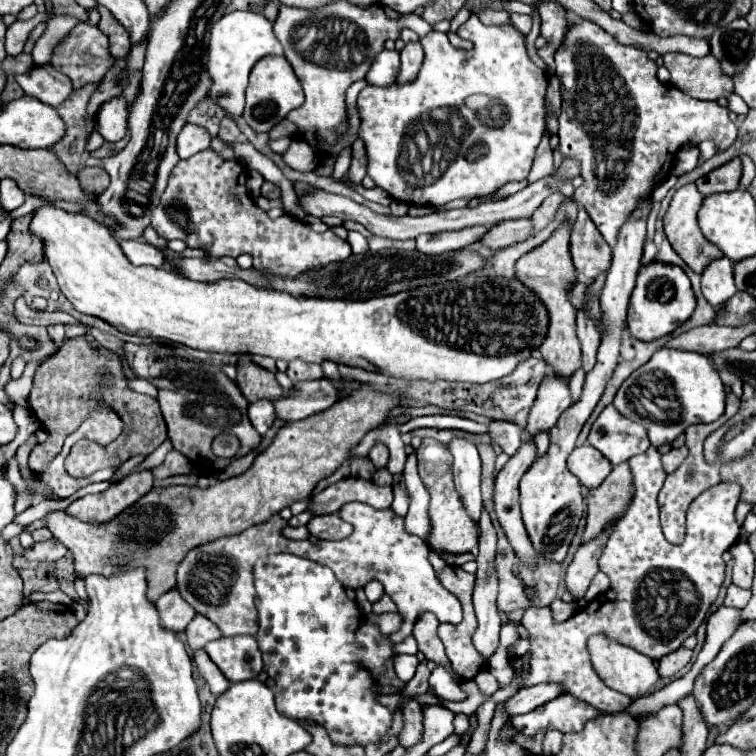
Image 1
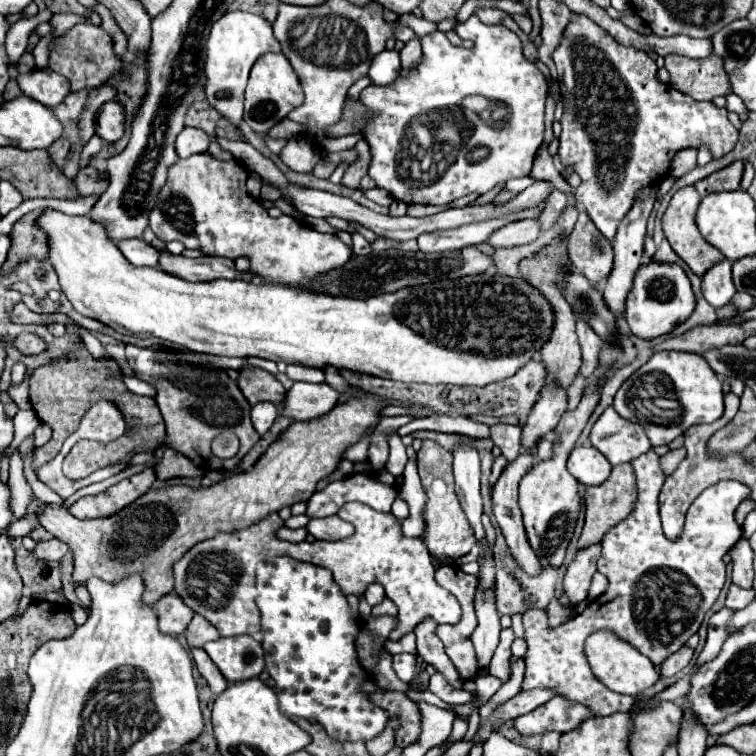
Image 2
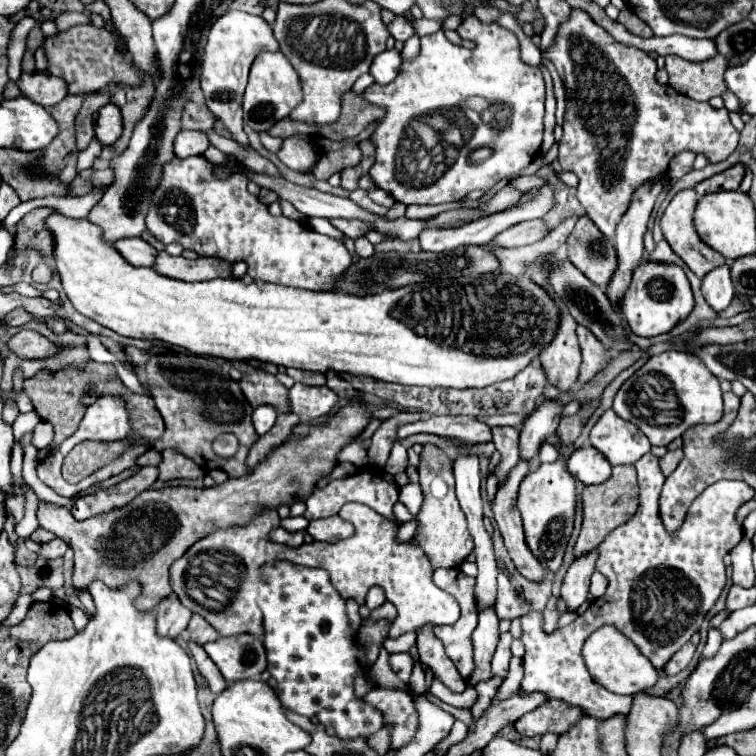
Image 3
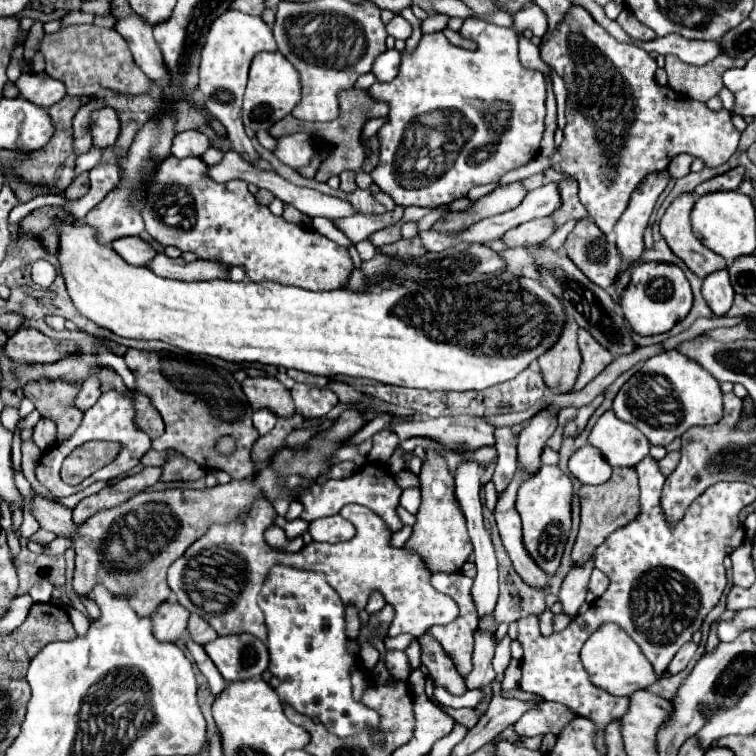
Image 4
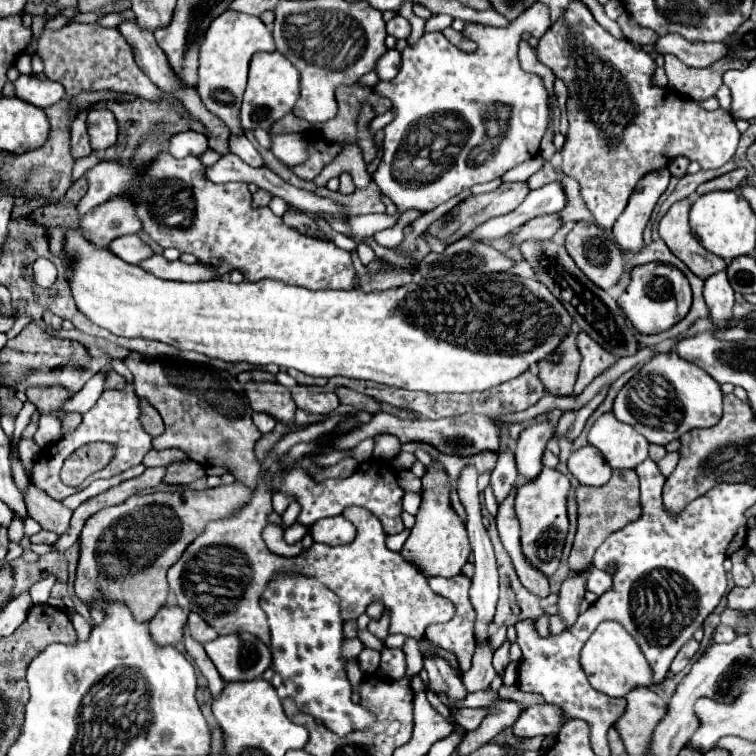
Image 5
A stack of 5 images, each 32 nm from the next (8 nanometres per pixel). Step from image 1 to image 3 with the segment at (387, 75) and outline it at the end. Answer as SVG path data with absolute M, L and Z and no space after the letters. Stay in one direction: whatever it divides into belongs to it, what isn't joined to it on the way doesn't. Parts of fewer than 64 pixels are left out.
M384 50L380 52L370 66L370 74L374 82L388 84L392 82L400 72L400 52L398 50Z

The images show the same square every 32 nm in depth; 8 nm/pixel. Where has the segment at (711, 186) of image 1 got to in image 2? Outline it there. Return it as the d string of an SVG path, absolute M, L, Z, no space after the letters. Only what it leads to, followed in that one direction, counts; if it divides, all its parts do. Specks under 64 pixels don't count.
M736 160L736 162L732 162L732 166L722 168L720 172L714 172L712 176L708 176L704 180L698 180L696 190L700 196L724 192L724 190L736 190L740 186L742 172L744 172L744 166L740 160Z

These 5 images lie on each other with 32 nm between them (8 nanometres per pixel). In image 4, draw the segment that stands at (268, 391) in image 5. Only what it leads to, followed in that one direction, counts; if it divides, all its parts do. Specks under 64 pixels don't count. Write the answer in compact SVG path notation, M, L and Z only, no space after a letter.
M266 376L266 378L244 378L242 390L254 410L258 408L270 408L278 416L292 416L294 414L294 404L290 398L290 390L284 388L276 378Z

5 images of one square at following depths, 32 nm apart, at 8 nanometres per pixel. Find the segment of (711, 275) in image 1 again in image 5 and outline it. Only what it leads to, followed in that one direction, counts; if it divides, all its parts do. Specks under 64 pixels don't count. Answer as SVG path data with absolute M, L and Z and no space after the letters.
M716 272L704 280L704 300L710 308L710 320L716 328L726 328L726 320L732 318L734 290L726 272Z

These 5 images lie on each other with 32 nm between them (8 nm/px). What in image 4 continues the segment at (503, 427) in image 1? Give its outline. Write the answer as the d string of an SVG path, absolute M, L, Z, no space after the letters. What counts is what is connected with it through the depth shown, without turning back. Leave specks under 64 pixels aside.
M496 428L496 450L498 450L498 464L496 472L492 476L496 484L496 492L500 494L508 482L512 480L512 474L516 472L516 434L510 428Z

